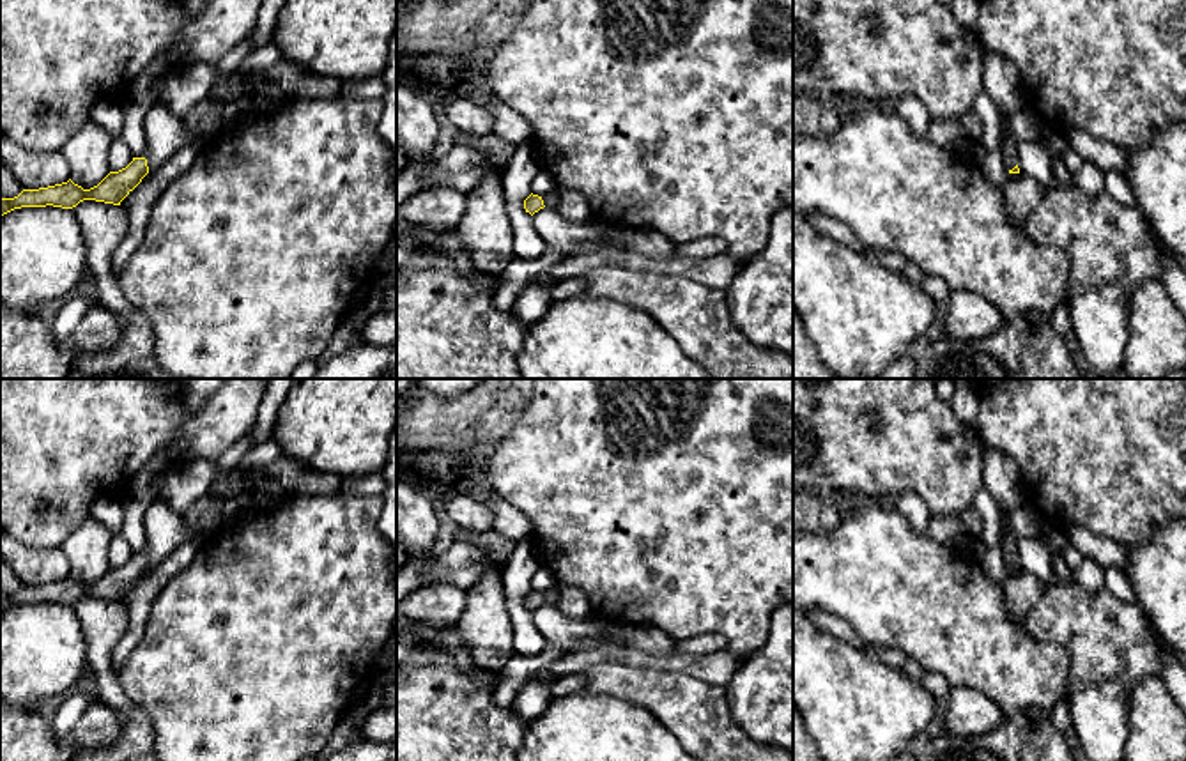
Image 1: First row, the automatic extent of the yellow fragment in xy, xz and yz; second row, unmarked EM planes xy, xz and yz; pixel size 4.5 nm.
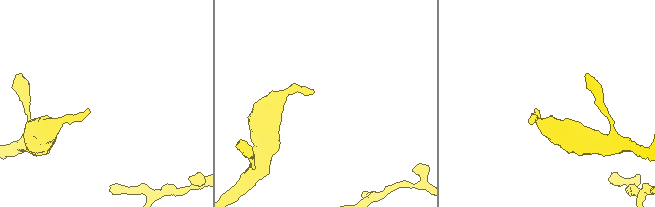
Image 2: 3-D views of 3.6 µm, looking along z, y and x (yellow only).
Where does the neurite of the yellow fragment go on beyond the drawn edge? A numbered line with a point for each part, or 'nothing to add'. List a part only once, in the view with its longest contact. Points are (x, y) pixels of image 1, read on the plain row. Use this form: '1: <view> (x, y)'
1: xy (165, 530)

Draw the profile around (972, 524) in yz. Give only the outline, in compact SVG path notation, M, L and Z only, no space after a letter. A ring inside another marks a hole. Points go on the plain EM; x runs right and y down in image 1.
M975 508L961 513L961 531L965 540L979 540L982 529L984 529L984 522Z

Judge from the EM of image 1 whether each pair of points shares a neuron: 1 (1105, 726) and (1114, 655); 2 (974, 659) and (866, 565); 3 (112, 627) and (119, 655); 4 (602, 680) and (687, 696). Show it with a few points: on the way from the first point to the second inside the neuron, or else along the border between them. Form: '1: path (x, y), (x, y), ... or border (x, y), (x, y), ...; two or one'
1: path (1105, 708), (1105, 685), (1110, 680), (1110, 673); one
2: path (947, 641), (893, 588); one
3: border (121, 602), (126, 630), (112, 650), (115, 673); two
4: path (623, 682), (650, 687), (666, 696); one

